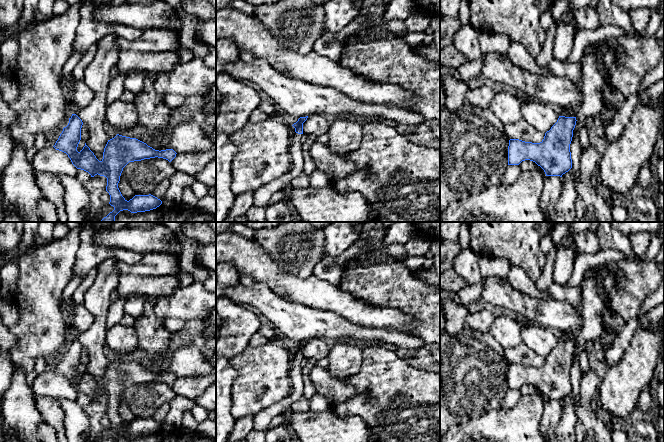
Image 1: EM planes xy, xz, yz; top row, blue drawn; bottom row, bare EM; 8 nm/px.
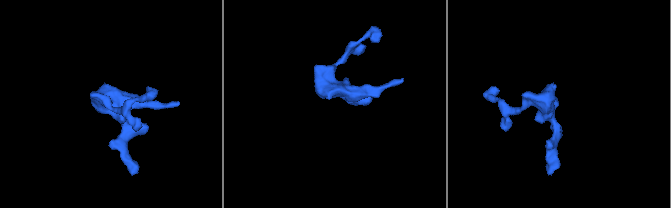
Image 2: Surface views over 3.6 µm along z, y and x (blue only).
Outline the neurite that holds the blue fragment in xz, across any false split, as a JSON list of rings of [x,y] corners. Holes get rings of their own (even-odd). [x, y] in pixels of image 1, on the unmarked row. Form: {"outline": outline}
{"outline": [[[308,340],[300,341],[298,345],[292,349],[293,353],[290,366],[291,394],[278,403],[257,413],[254,416],[254,430],[267,432],[271,420],[279,414],[288,412],[291,405],[303,396],[304,386],[301,361],[303,359],[303,347],[307,342]]]}

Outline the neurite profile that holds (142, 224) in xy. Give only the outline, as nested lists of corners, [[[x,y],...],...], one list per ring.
[[[129,222],[129,224],[128,224],[128,226],[140,226],[140,227],[144,227],[144,228],[151,228],[151,227],[154,227],[157,225],[165,226],[161,222]]]

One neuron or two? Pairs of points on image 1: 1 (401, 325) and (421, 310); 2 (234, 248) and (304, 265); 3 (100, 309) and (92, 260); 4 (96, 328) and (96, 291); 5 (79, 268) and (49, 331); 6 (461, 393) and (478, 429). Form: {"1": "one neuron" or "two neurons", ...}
{"1": "two neurons", "2": "two neurons", "3": "two neurons", "4": "one neuron", "5": "two neurons", "6": "two neurons"}

